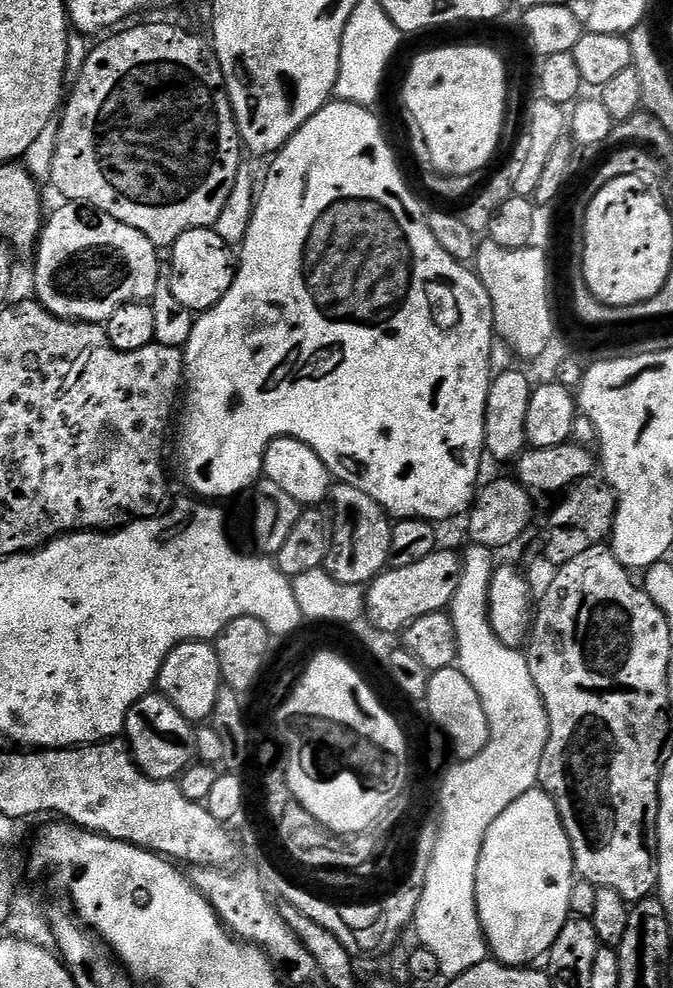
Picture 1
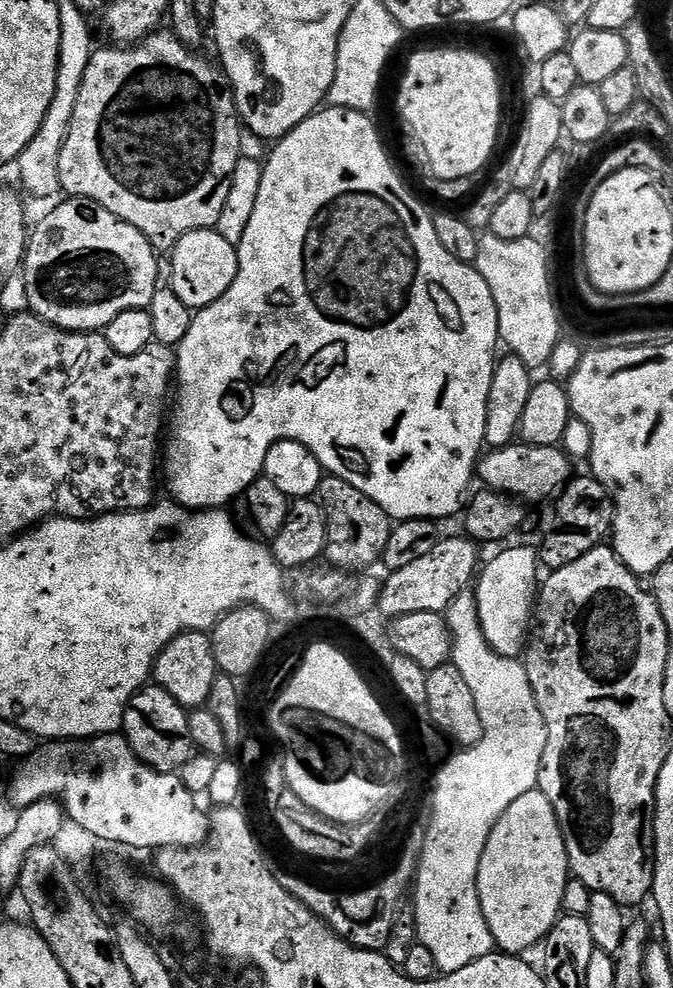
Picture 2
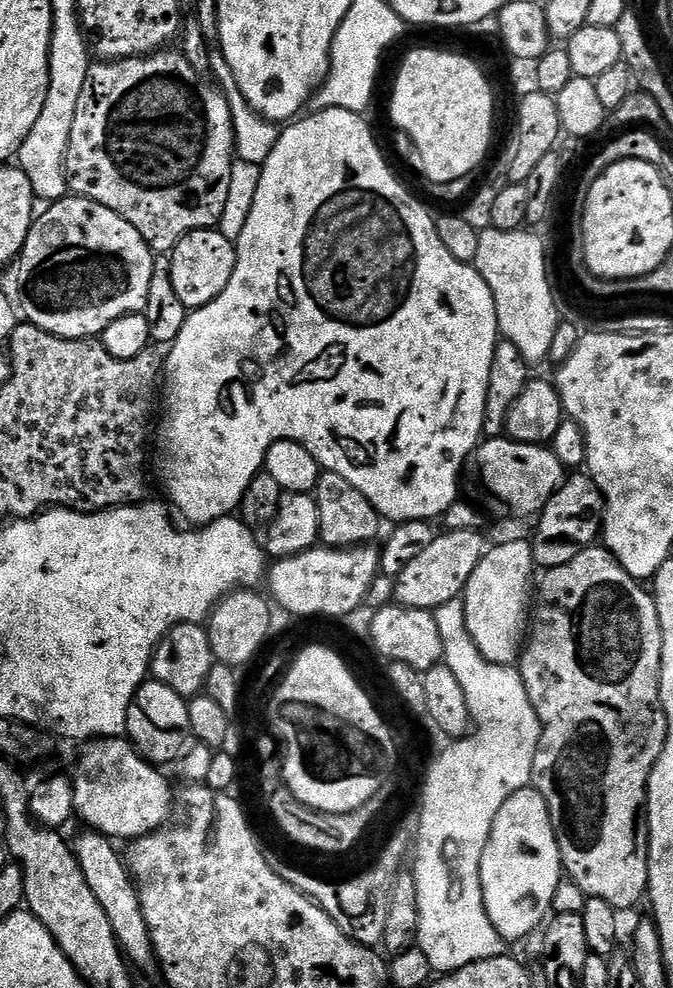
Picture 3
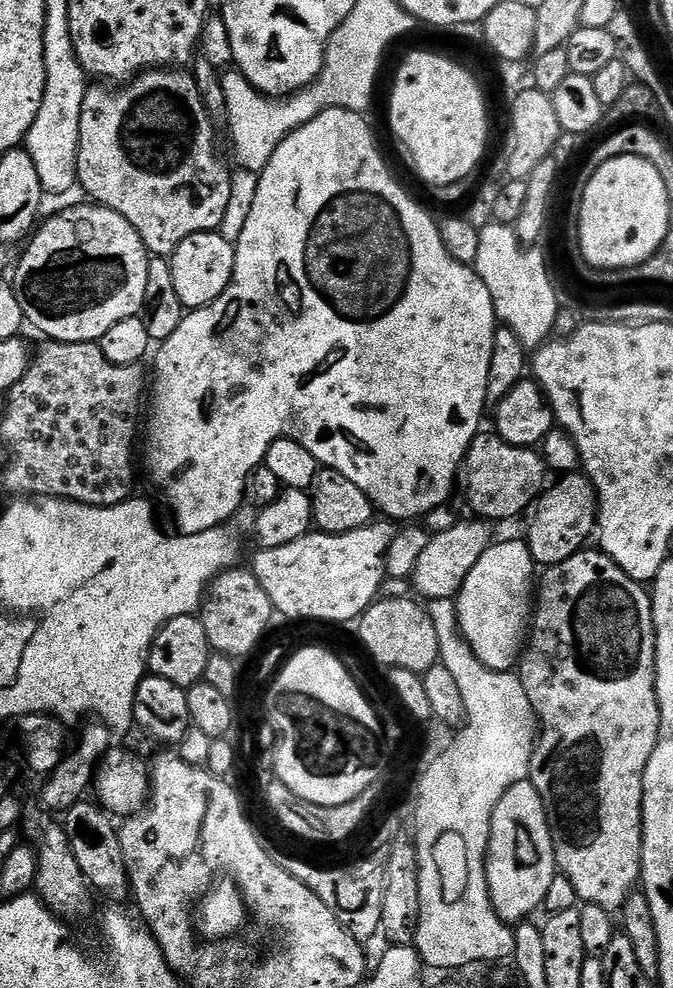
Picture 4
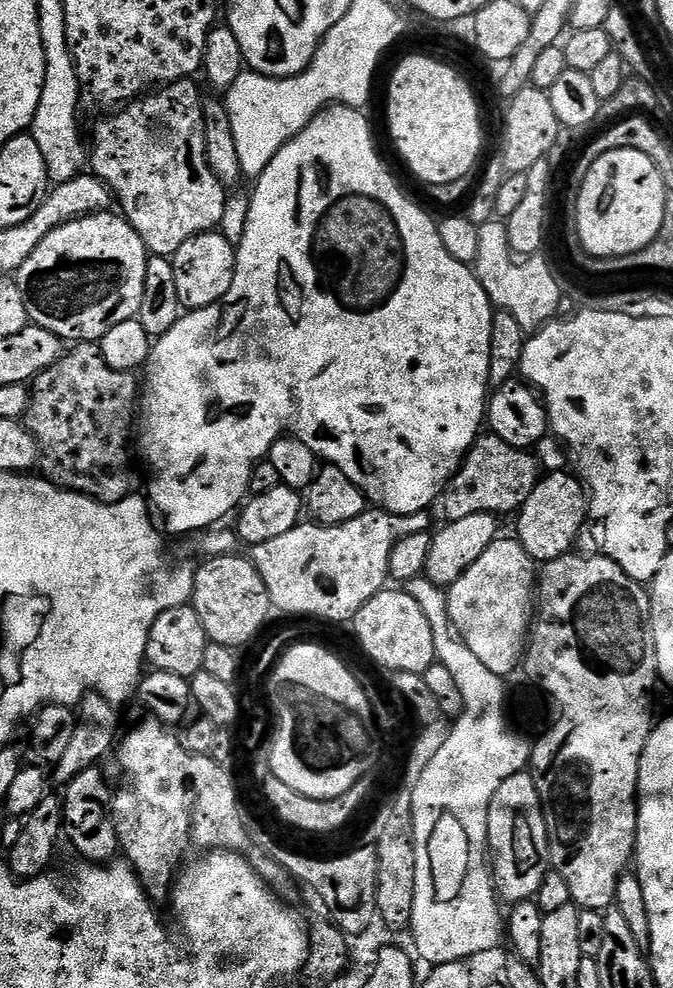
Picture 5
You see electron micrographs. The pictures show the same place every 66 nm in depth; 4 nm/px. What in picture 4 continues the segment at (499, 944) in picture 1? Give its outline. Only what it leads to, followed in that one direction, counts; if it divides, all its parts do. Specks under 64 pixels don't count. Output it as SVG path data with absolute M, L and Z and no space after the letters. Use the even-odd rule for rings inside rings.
M531 779L510 786L510 790L502 794L498 806L494 806L486 867L488 896L501 920L527 921L531 917L528 915L543 905L546 890L550 890L550 882L554 882L558 869L548 815Z

